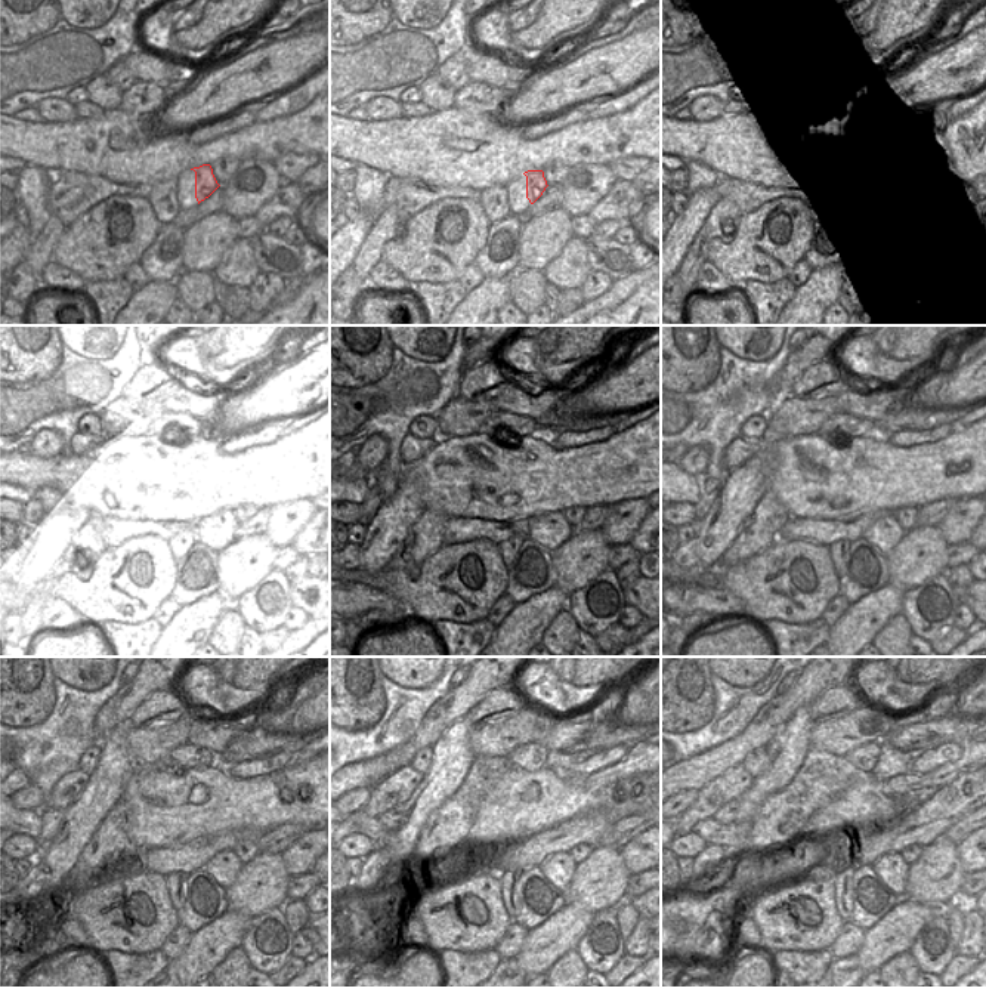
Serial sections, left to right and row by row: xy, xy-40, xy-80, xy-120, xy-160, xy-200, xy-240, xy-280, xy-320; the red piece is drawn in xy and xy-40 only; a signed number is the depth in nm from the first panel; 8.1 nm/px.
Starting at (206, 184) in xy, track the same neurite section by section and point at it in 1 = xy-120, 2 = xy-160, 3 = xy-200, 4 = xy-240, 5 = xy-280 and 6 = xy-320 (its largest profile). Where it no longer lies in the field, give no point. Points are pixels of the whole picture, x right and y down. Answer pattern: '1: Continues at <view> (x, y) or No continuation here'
1: Continues at xy-120 (216, 531)
2: Continues at xy-160 (550, 530)
3: Continues at xy-200 (886, 533)
4: Continues at xy-240 (223, 867)
5: Continues at xy-280 (559, 868)
6: Continues at xy-320 (892, 868).

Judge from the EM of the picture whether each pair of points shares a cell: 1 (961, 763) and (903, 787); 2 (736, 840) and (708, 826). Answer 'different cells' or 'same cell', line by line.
1: same cell
2: same cell

